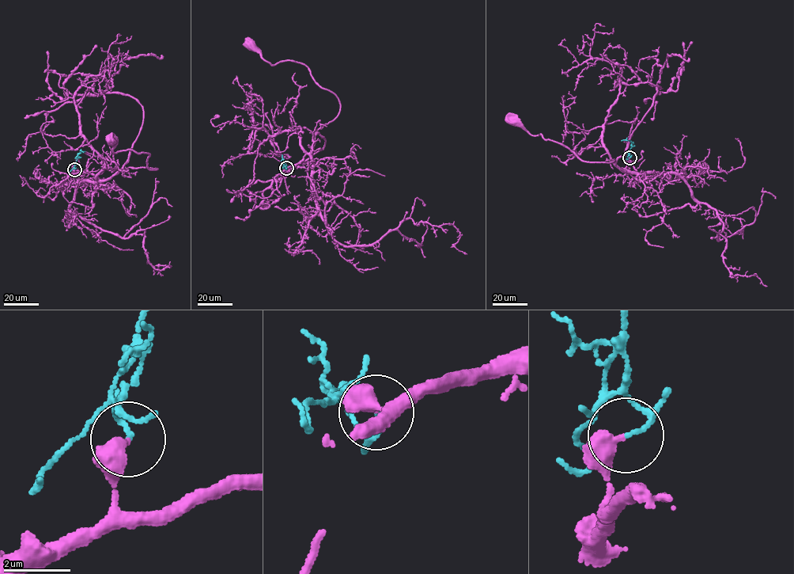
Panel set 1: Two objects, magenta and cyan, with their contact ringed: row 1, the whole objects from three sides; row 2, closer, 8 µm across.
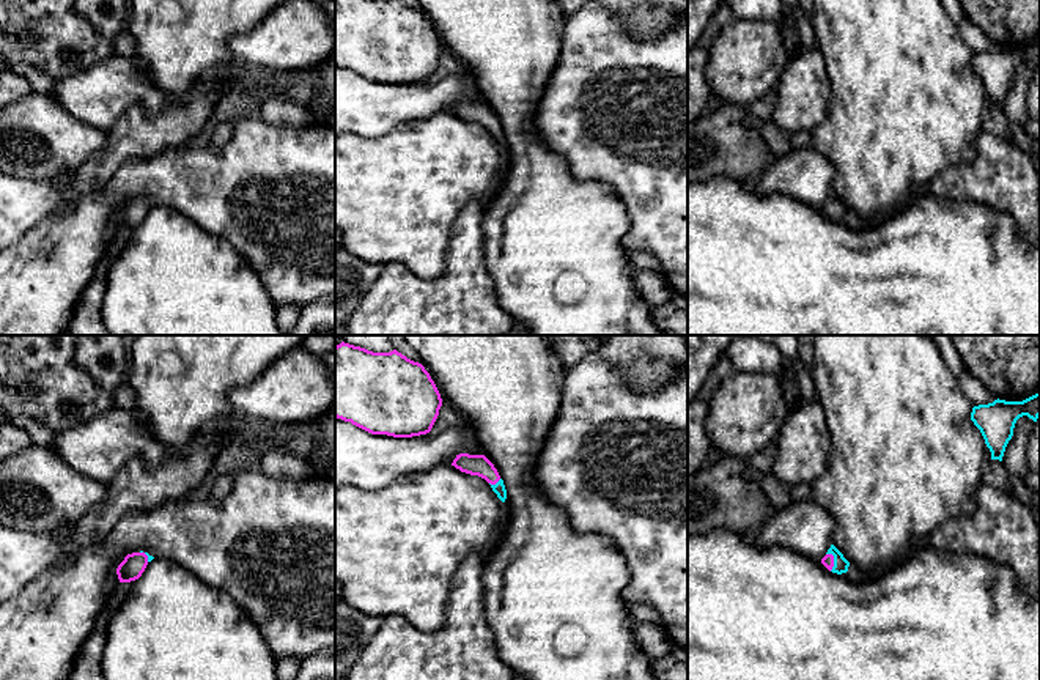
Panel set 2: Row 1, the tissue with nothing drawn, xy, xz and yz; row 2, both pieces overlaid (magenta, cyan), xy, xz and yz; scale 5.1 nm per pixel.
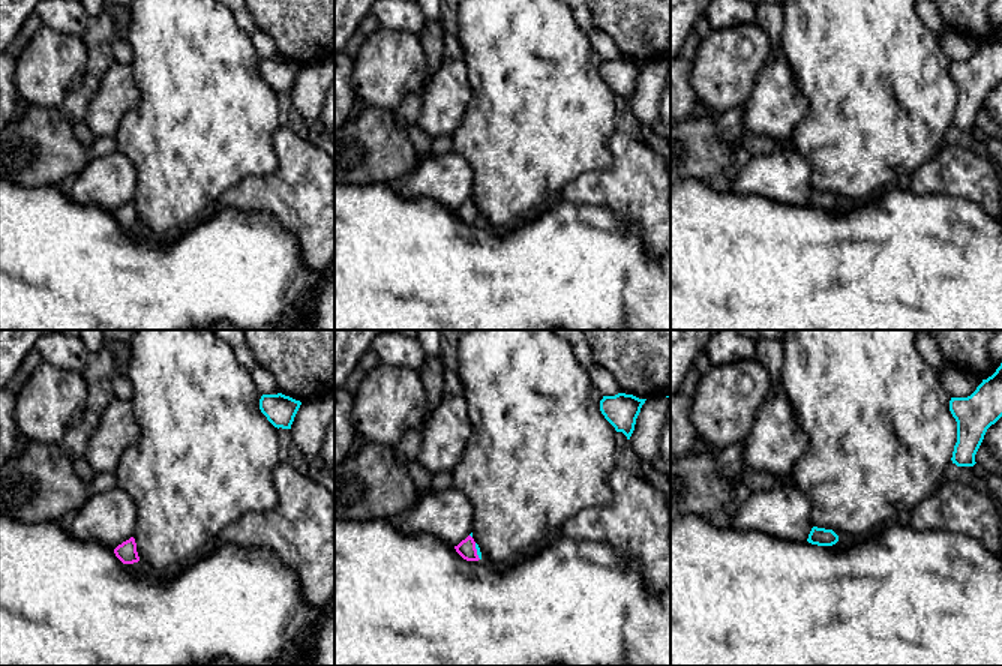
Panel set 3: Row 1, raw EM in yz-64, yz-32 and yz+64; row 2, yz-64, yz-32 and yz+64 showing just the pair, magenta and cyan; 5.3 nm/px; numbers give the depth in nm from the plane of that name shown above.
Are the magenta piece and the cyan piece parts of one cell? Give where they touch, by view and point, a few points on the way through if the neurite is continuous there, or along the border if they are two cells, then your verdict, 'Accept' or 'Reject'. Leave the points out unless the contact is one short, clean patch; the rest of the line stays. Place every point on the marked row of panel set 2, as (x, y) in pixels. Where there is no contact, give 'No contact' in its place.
Touches magenta at yz (833, 561). Reject

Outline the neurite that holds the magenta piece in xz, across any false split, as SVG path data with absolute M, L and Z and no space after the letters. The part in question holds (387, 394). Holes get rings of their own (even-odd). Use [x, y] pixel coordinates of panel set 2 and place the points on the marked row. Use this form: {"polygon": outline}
{"polygon": "M341 342L335 346L335 417L371 433L412 438L431 431L441 394L430 373L419 362L398 353L373 353Z"}

